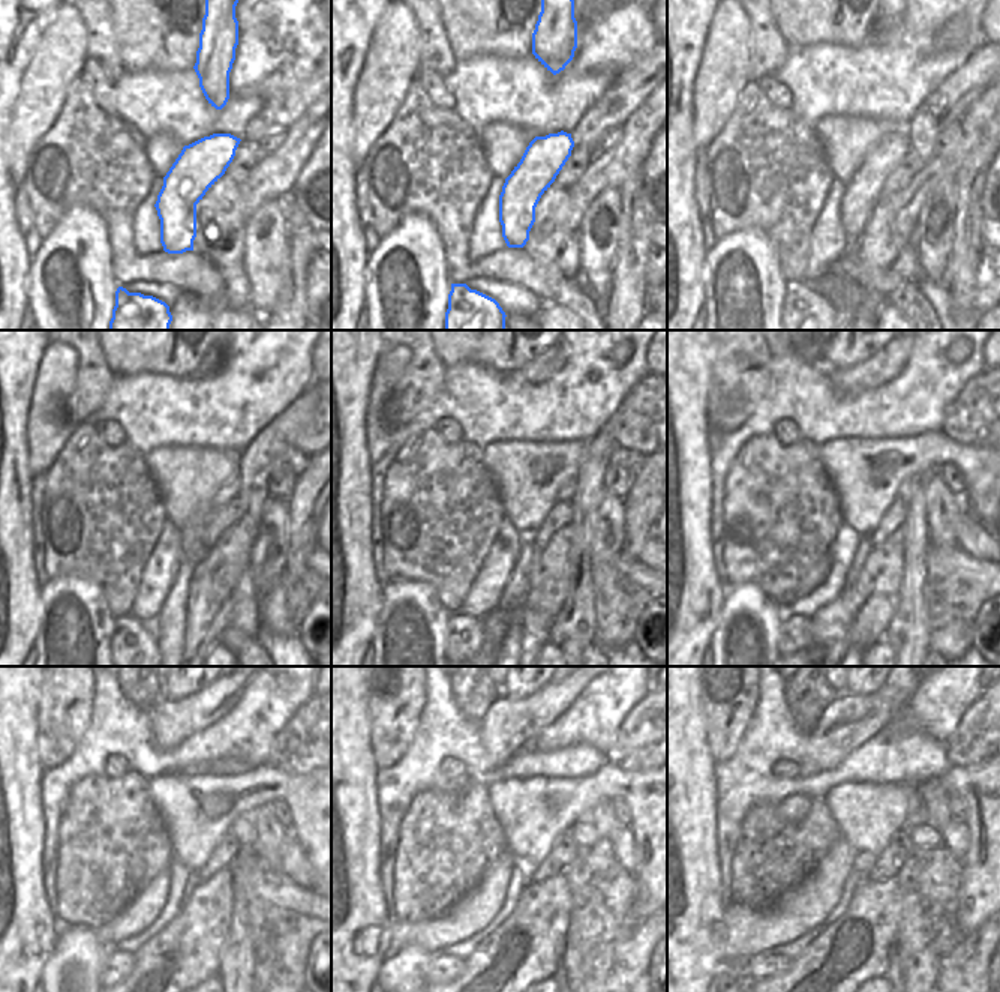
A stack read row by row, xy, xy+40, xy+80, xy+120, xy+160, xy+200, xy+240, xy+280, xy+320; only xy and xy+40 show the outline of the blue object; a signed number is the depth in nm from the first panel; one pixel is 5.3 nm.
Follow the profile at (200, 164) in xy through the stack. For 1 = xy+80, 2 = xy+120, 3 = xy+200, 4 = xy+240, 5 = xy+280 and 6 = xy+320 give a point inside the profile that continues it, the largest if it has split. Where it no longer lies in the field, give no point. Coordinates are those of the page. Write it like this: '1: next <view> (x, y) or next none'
1: next xy+80 (861, 192)
2: next xy+120 (192, 548)
3: next xy+200 (909, 486)
4: next xy+240 (243, 830)
5: next xy+280 (583, 832)
6: next xy+320 (921, 835)

